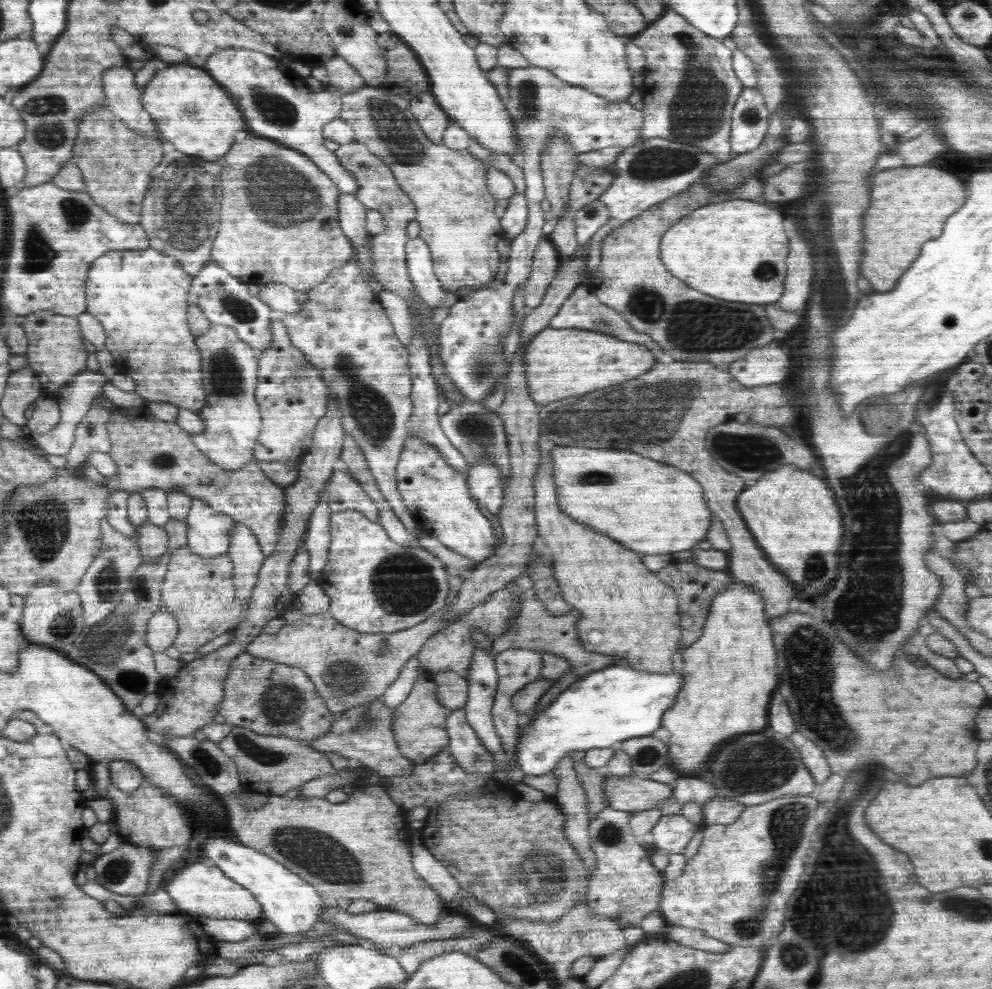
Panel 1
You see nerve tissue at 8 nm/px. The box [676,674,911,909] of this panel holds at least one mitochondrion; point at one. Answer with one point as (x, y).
(751, 767)

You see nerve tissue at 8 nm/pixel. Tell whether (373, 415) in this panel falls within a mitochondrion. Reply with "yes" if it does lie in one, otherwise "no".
yes

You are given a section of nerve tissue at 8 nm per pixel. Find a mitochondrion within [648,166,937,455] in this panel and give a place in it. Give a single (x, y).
(835, 288)

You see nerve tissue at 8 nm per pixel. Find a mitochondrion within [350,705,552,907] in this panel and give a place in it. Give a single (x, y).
(368, 721)

